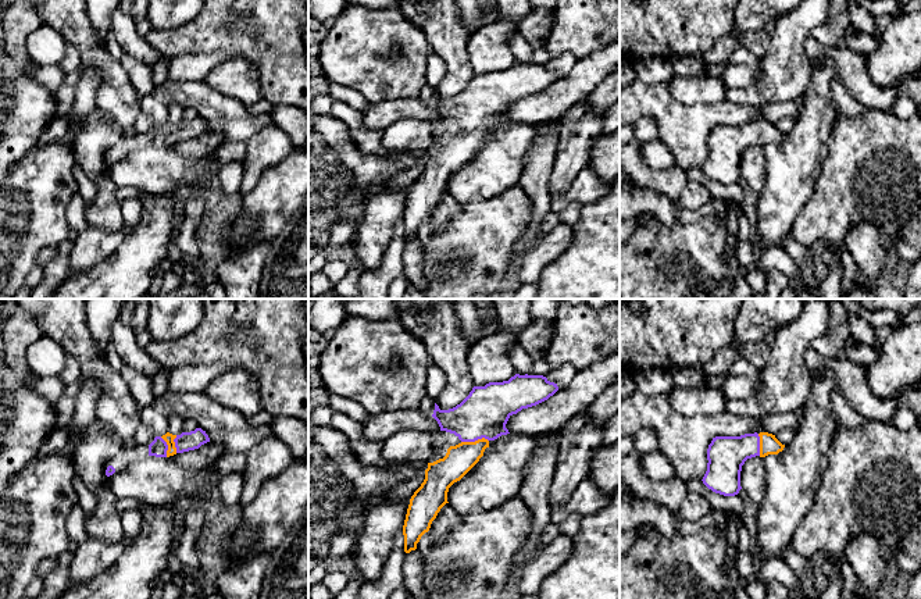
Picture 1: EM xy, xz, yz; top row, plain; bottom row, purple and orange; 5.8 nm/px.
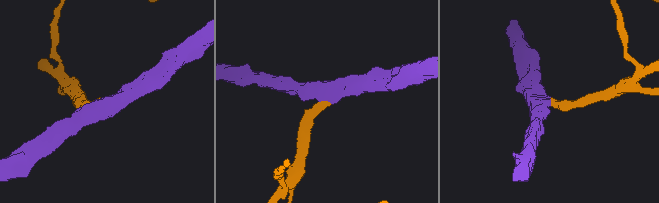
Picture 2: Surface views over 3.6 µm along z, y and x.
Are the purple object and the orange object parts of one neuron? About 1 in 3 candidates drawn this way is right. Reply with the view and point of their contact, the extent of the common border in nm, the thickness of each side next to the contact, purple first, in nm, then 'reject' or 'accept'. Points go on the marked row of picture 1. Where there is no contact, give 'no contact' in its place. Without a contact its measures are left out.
xz (474, 441) | 160 nm | 280/170 nm | accept

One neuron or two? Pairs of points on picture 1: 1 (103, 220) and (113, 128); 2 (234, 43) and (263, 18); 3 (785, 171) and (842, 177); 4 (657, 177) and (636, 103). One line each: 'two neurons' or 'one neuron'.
1: one neuron
2: one neuron
3: two neurons
4: two neurons

